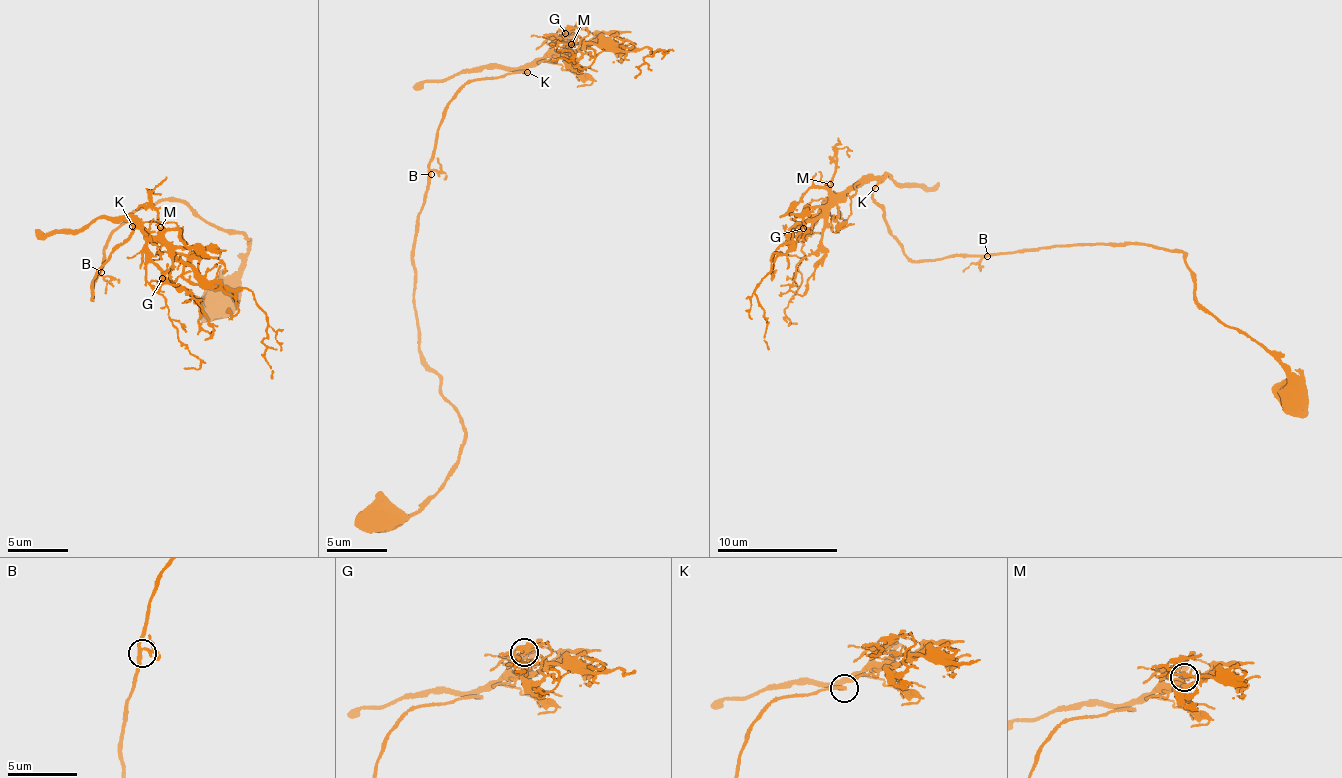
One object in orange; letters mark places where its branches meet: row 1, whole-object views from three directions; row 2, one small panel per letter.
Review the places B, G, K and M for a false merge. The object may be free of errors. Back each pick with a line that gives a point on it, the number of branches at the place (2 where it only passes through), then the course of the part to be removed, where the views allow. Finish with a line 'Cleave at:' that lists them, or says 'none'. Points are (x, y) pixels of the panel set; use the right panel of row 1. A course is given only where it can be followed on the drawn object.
Cleave at: none

